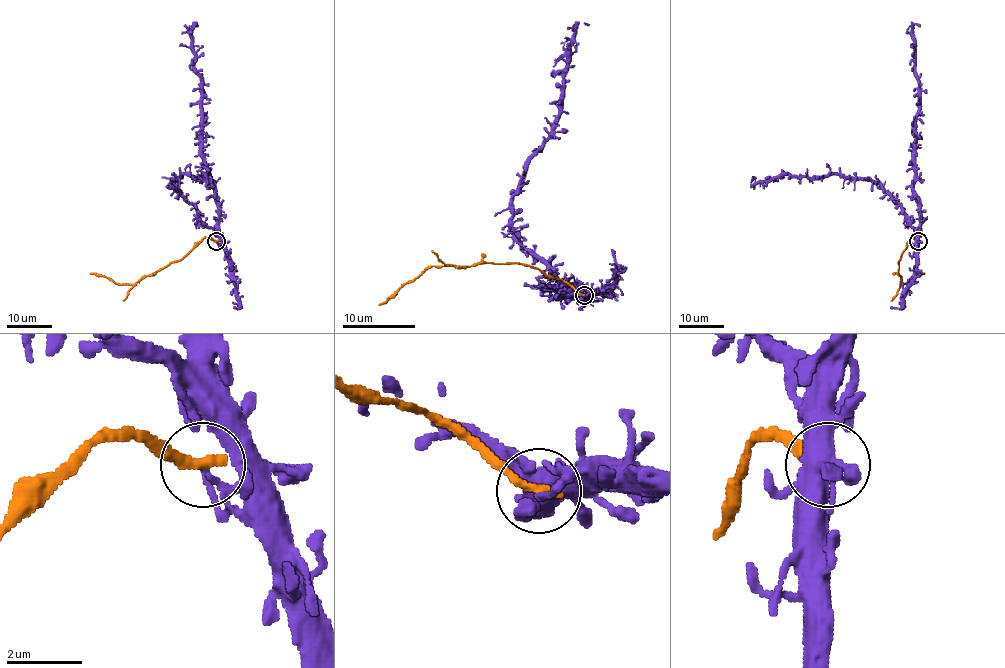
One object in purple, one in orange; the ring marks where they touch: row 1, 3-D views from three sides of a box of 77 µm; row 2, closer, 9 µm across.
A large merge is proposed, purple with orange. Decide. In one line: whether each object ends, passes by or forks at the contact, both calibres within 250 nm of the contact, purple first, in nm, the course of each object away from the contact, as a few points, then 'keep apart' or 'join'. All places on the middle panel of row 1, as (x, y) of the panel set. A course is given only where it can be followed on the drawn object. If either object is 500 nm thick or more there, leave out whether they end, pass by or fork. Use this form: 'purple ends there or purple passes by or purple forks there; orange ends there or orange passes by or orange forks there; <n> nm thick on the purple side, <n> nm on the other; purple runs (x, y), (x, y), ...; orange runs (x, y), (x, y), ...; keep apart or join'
purple ends there; orange ends there; 150 nm thick on the purple side, 280 nm on the other; purple runs (584, 295), (590, 292), (564, 283), (511, 230), (511, 195), (559, 113), (564, 68), (577, 24), (590, 24); orange runs (584, 295), (569, 284), (520, 263), (480, 263), (427, 266), (378, 304); keep apart

